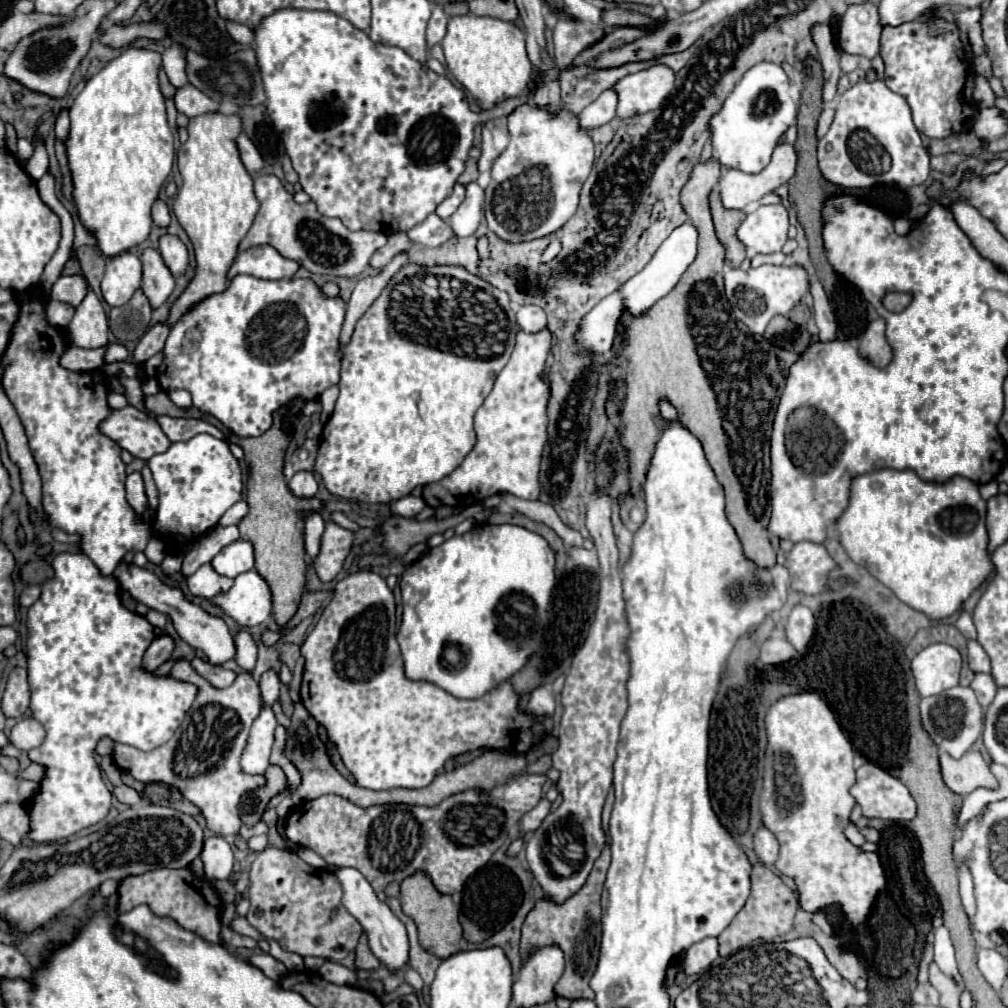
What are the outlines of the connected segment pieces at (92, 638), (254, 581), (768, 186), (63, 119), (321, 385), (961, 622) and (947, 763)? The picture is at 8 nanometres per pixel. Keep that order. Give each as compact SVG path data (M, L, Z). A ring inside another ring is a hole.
M58 554L52 562L54 570L56 570L56 576L52 580L48 580L44 586L42 586L42 596L30 606L28 610L28 642L26 642L26 648L28 648L28 684L30 684L30 692L32 692L32 698L30 698L30 710L34 714L34 718L46 728L46 740L42 742L42 746L34 748L28 752L28 758L36 764L40 764L44 768L44 778L42 782L38 784L38 790L36 794L28 800L28 818L30 818L30 830L28 830L28 838L32 842L58 842L58 840L68 840L70 836L74 836L76 832L92 826L92 824L98 824L100 820L104 820L110 812L110 806L112 806L112 792L106 788L104 780L102 780L102 770L96 762L96 744L108 736L112 740L120 740L120 744L130 744L138 750L154 750L162 744L166 744L174 732L178 730L182 718L186 716L186 712L190 710L194 698L196 698L196 692L198 688L190 682L178 682L170 676L154 676L152 672L148 670L142 670L142 656L146 652L146 648L150 646L150 642L154 640L154 628L152 624L140 616L140 614L134 614L130 610L126 610L122 604L120 604L120 598L118 598L118 582L114 580L114 576L102 576L100 570L94 566L94 562L90 562L88 556L84 554Z
M256 570L240 574L234 586L226 594L212 598L212 602L224 608L224 612L244 628L258 626L272 614L268 582Z
M782 142L774 148L772 154L772 162L760 172L760 174L744 174L740 170L726 170L724 178L720 180L720 196L722 196L722 204L724 208L744 208L750 202L758 202L762 196L774 192L778 186L786 184L796 170L796 150L792 144Z
M62 108L56 116L56 136L64 142L66 136L68 136L68 130L70 130L70 118L68 118L68 108Z
M236 276L228 288L224 292L212 294L206 300L202 300L200 304L196 304L188 314L184 314L170 330L170 336L166 340L166 346L162 350L164 360L156 372L156 380L160 384L160 388L164 392L172 392L178 388L184 388L192 394L192 402L198 410L212 414L214 418L218 418L226 428L230 428L236 436L260 436L262 432L266 432L272 424L272 412L278 410L282 404L286 404L288 400L296 398L296 396L304 396L306 400L314 400L318 398L326 388L334 386L340 380L340 344L338 344L338 334L344 322L344 312L346 312L346 304L340 298L326 298L320 288L310 280L296 280L296 278L282 278L282 280L260 280L254 276Z
M962 612L962 614L960 614L960 618L958 618L956 626L958 626L958 630L962 632L962 636L964 636L964 638L968 638L968 640L974 640L974 638L976 638L974 622L972 622L972 616L970 616L968 612Z
M970 750L958 760L952 758L950 754L942 752L940 754L940 768L942 768L942 776L944 776L946 786L950 790L954 790L956 794L966 796L976 788L990 788L990 790L998 788L998 780L988 770L988 764L984 762L980 752Z

